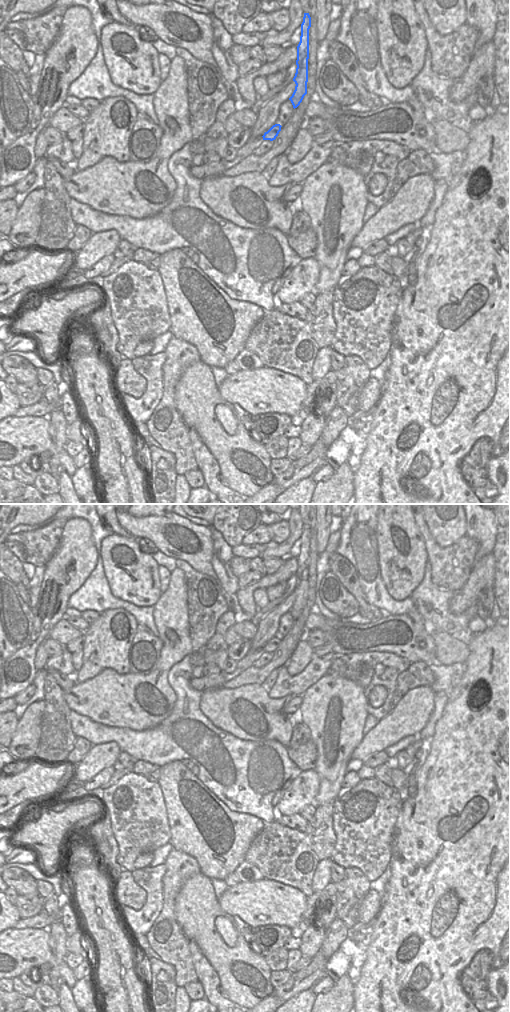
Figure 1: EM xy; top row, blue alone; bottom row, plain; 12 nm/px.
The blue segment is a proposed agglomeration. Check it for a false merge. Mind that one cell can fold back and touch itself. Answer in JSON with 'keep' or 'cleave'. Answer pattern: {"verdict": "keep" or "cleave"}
{"verdict": "cleave"}

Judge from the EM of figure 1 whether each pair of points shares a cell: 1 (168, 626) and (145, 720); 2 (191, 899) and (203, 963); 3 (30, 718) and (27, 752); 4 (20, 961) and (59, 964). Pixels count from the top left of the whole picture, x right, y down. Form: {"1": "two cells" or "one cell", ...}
{"1": "one cell", "2": "two cells", "3": "one cell", "4": "one cell"}

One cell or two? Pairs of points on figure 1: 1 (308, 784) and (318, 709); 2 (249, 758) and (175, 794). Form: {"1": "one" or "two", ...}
{"1": "two", "2": "two"}

